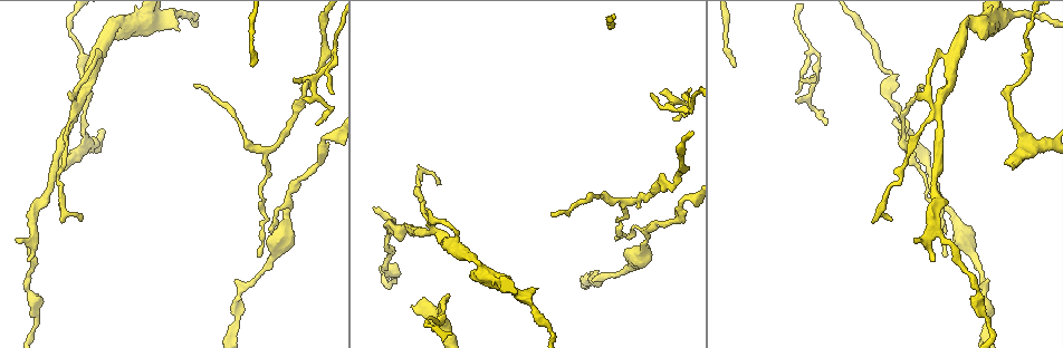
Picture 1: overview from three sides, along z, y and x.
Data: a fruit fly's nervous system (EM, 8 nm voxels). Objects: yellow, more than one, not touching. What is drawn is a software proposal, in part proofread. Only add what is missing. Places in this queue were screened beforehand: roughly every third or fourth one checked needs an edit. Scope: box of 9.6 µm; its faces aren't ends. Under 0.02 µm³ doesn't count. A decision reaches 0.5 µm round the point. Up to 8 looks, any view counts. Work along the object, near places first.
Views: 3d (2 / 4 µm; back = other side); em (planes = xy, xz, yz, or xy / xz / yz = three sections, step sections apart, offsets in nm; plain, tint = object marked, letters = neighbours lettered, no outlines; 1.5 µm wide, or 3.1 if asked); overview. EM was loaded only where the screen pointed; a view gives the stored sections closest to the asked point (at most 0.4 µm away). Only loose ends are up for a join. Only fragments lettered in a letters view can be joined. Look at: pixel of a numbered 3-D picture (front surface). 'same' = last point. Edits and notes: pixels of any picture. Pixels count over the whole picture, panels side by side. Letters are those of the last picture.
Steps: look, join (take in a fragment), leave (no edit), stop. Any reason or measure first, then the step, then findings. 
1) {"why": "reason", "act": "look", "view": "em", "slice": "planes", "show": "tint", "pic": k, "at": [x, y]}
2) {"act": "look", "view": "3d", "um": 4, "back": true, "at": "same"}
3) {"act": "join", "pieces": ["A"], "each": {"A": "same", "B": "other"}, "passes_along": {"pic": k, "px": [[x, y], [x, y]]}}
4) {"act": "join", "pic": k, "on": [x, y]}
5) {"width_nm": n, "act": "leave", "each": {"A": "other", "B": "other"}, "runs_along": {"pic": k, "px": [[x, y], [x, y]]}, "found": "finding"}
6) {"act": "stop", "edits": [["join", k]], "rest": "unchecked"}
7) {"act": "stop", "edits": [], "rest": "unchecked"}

{"why": "branch stops here", "act": "look", "view": "em", "slice": "planes", "show": "letters", "pic": 1, "at": [82, 218]}

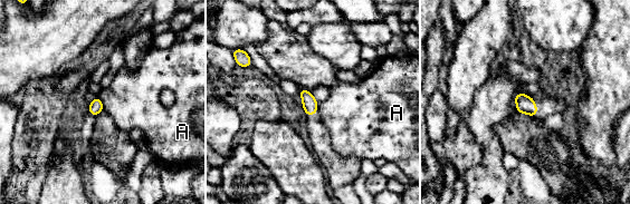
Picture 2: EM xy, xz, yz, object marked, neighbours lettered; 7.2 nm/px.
{"act": "leave", "each": {"A": "other"}, "found": "no lettered fragment goes on from it"}

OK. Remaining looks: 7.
{"why": "an open end", "act": "look", "view": "em", "slice": "planes", "show": "plain", "pic": 1, "at": [1014, 164]}

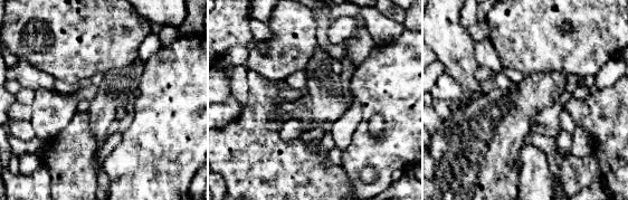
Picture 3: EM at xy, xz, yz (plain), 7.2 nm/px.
{"act": "look", "view": "em", "slice": "planes", "show": "letters", "at": "same"}

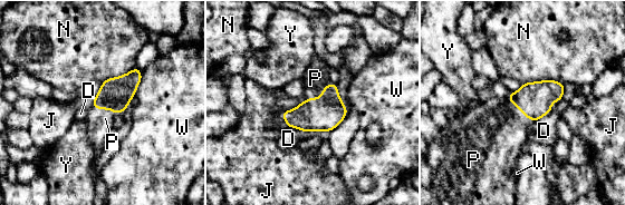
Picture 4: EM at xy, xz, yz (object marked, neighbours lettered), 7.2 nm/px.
{"longest_contact_nm": ["N", 320], "act": "join", "pieces": ["P"], "each": {"D": "other", "J": "other", "N": "other", "P": "same", "W": "other", "Y": "other"}, "passes_along": {"pic": 4, "px": [[323, 114], [321, 96], [315, 78]]}, "found": "it goes on there"}

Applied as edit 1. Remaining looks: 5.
{"why": "see it whole again", "act": "look", "view": "overview"}

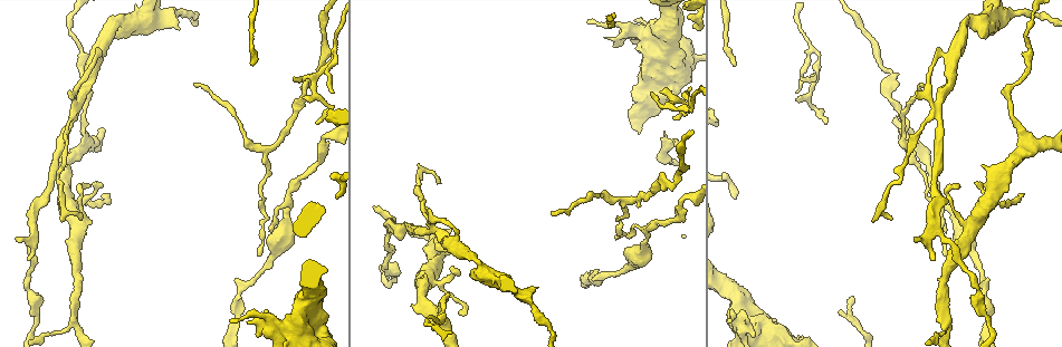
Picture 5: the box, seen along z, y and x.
{"why": "thin end", "act": "look", "view": "3d", "um": 2, "pic": 5, "at": [318, 121]}

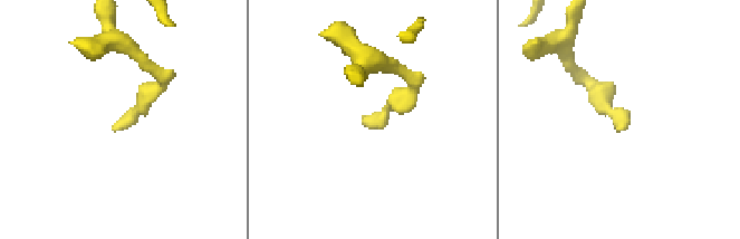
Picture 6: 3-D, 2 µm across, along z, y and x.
{"why": "shape alone is not enough", "act": "look", "view": "em", "slice": "yz", "step": 8, "show": "letters", "pic": 6, "at": [114, 126]}

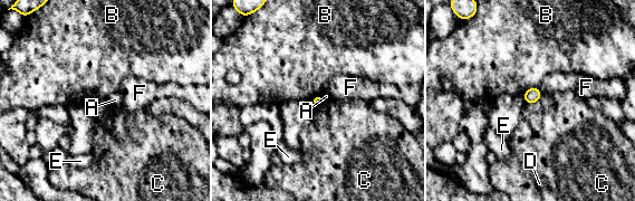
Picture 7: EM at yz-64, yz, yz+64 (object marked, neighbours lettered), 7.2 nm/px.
{"act": "look", "view": "em", "slice": "planes", "show": "letters", "at": "same"}

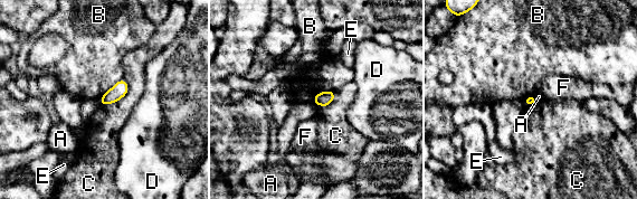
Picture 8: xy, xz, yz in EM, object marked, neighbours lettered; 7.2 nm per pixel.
{"width_nm": 70, "act": "leave", "each": {"A": "other", "B": "other", "C": "other", "D": "other", "E": "other", "F": "other"}, "found": "no lettered fragment goes on from it"}

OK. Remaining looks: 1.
{"act": "stop", "edits": [["join", 4]], "rest": "unchecked"}

